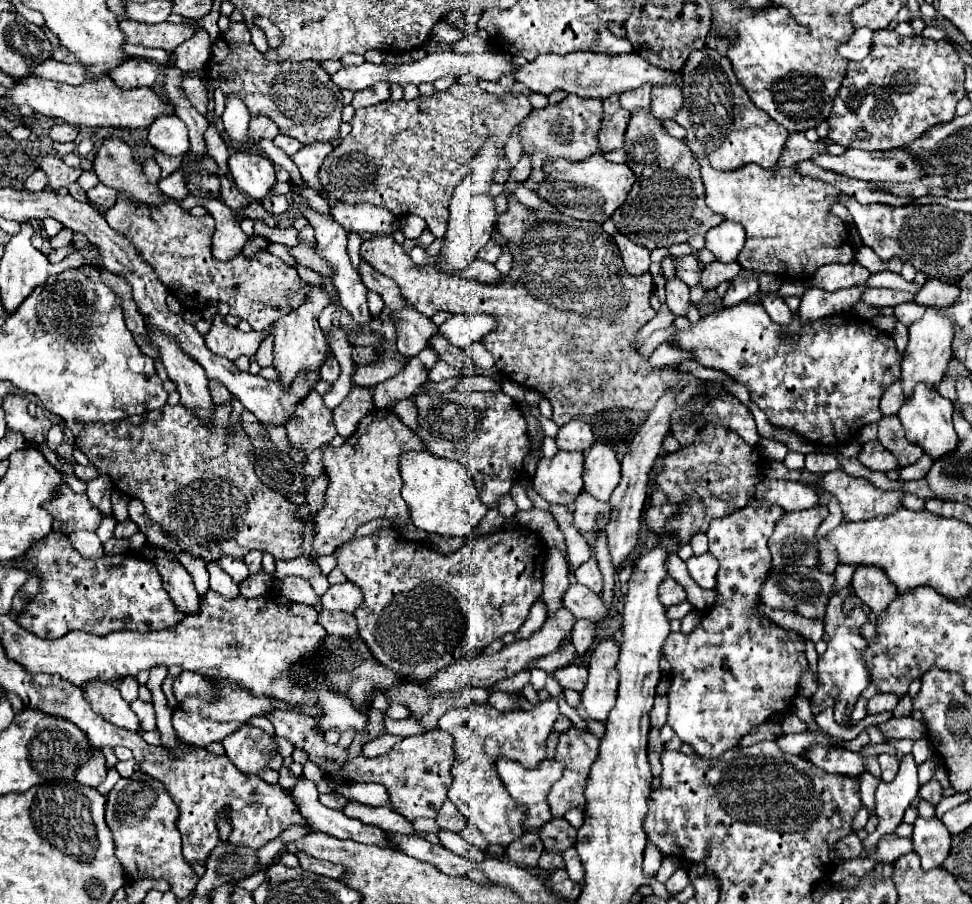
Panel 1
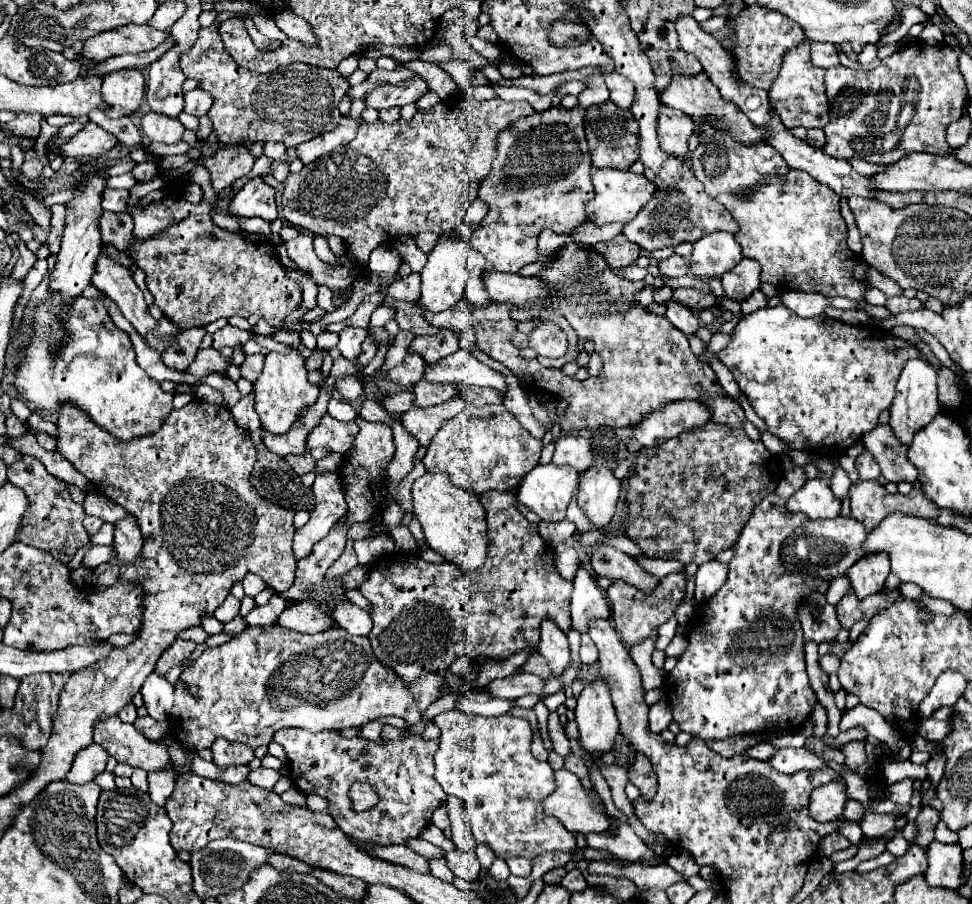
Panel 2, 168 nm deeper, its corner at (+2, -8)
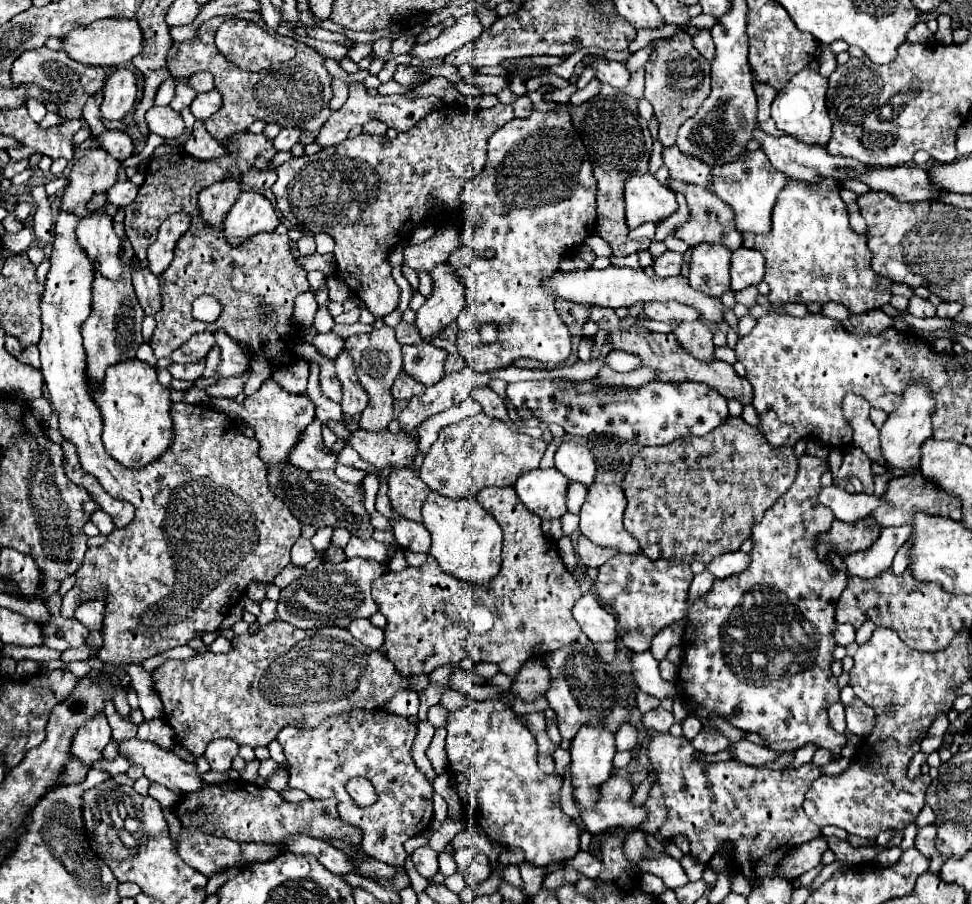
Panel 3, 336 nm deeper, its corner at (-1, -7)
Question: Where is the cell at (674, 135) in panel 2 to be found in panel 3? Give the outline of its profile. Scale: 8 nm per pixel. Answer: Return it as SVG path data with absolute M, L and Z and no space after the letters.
M677 145L671 149L663 149L663 159L673 179L701 187L711 185L711 167L699 159L689 159L687 155L681 155Z

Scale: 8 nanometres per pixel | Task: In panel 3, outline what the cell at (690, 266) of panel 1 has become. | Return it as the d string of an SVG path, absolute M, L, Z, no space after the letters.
M665 251L659 259L655 259L653 263L653 271L657 277L675 277L681 271L681 261L683 255L681 253L673 253L673 251Z

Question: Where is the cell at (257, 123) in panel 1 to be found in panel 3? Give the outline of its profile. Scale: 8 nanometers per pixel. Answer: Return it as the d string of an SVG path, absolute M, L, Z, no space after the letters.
M227 179L223 183L215 183L213 187L207 187L199 193L199 207L201 217L207 227L223 229L223 221L233 207L235 199L241 193L241 181Z

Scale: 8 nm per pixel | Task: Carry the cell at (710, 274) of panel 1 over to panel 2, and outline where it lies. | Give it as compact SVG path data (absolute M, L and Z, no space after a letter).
M678 288L678 290L674 290L674 296L670 300L678 300L692 310L712 308L718 302L718 298L712 292L702 292L698 288Z

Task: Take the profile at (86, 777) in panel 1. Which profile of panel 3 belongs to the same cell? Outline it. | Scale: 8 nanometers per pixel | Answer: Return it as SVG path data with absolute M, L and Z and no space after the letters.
M97 713L91 721L77 727L71 743L71 751L77 759L81 759L87 767L93 765L93 761L101 759L103 747L111 741L111 727L103 713Z

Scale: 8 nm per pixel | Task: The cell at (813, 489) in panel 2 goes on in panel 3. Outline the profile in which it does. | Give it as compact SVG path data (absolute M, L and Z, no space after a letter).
M823 487L819 501L829 507L835 515L835 519L839 521L859 521L865 519L867 515L871 515L877 507L885 505L883 499L875 497L875 495L867 495L867 493L857 493L851 495L841 487Z

